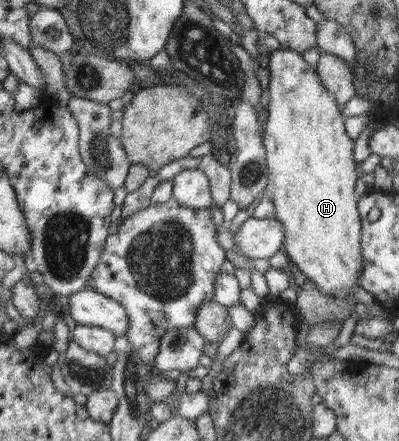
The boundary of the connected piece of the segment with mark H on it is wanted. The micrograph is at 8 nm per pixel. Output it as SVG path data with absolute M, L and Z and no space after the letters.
M279 49L270 52L268 59L268 69L263 74L264 83L268 84L269 103L265 109L265 130L263 131L263 145L266 149L266 166L268 167L268 184L265 195L270 199L275 207L274 218L283 225L283 245L288 259L311 280L322 294L337 294L342 298L353 296L352 285L358 285L358 279L363 271L363 254L361 254L361 218L357 208L358 195L355 193L357 183L357 163L353 158L354 140L346 134L346 127L343 124L343 113L338 108L333 94L320 82L316 68L311 67L302 54L296 51Z

